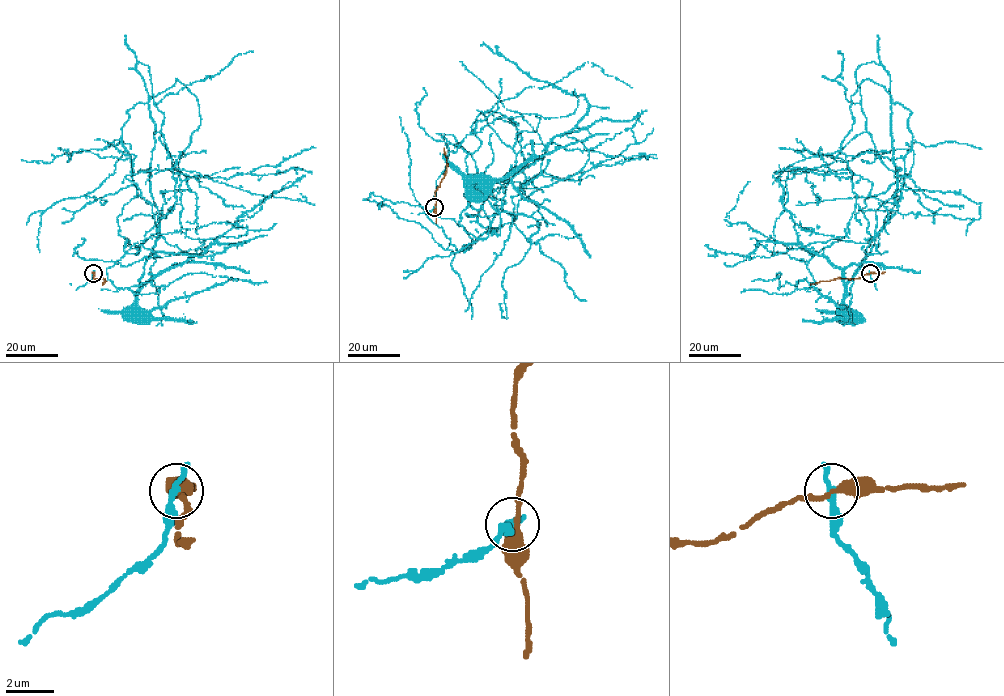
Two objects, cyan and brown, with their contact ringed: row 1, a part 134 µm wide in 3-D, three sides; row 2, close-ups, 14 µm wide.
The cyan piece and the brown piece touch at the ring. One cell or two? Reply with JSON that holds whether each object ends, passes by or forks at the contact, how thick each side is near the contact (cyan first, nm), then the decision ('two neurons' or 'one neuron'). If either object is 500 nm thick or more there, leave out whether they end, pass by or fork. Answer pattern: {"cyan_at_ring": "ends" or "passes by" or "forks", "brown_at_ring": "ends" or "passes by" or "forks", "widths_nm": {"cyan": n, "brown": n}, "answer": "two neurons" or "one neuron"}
{"cyan_at_ring": "passes by", "brown_at_ring": "passes by", "widths_nm": {"cyan": 280, "brown": 320}, "answer": "two neurons"}

